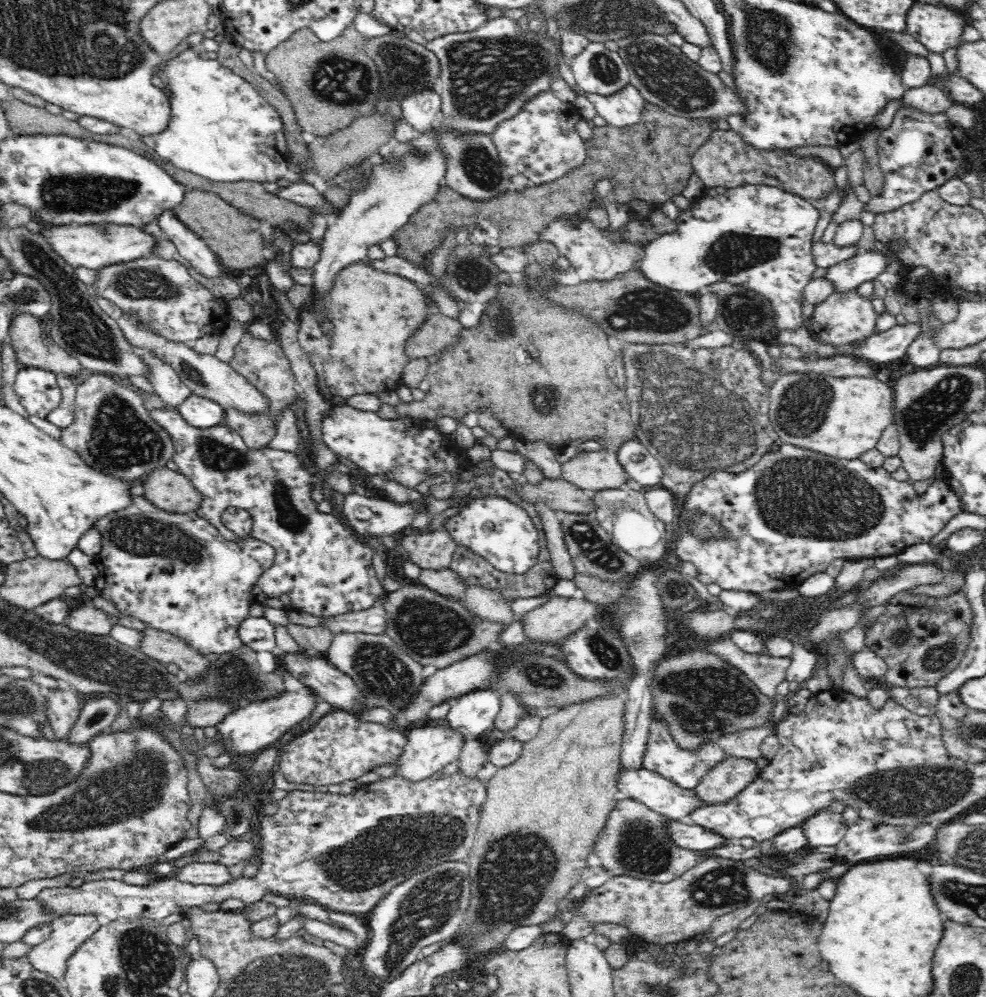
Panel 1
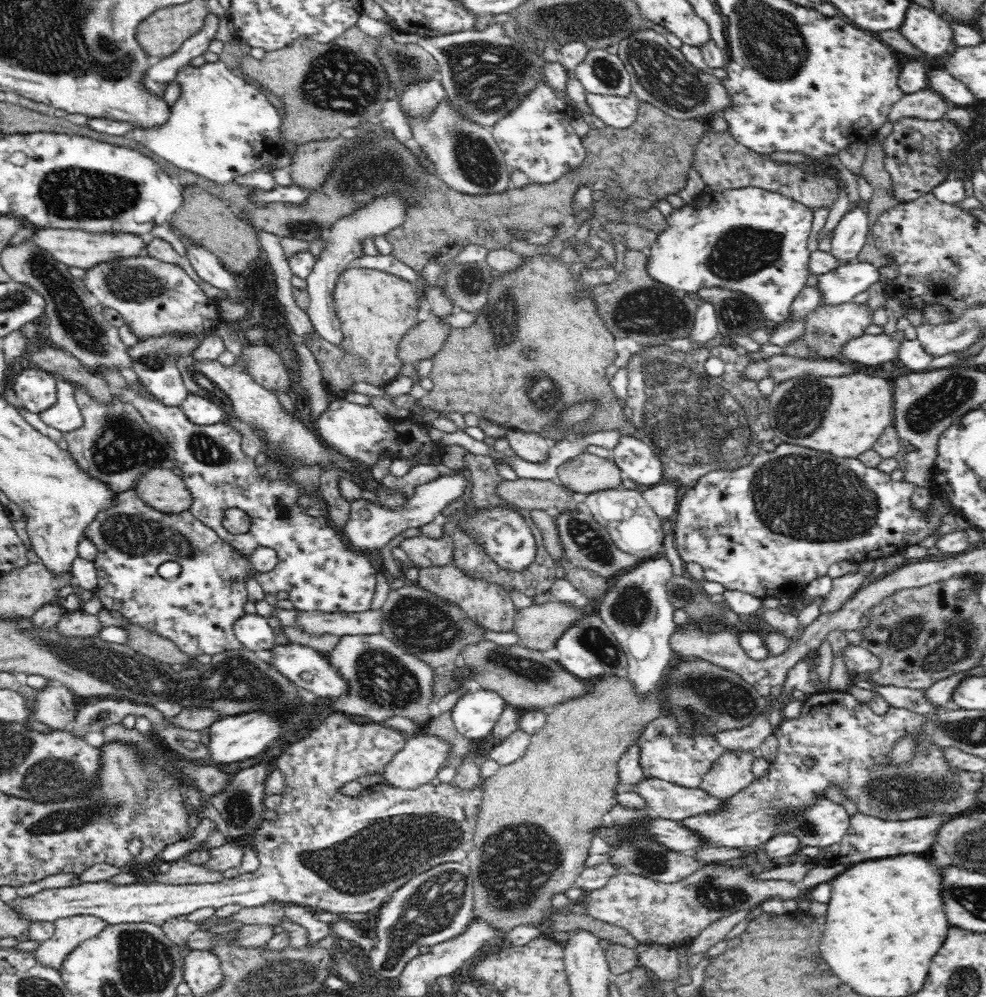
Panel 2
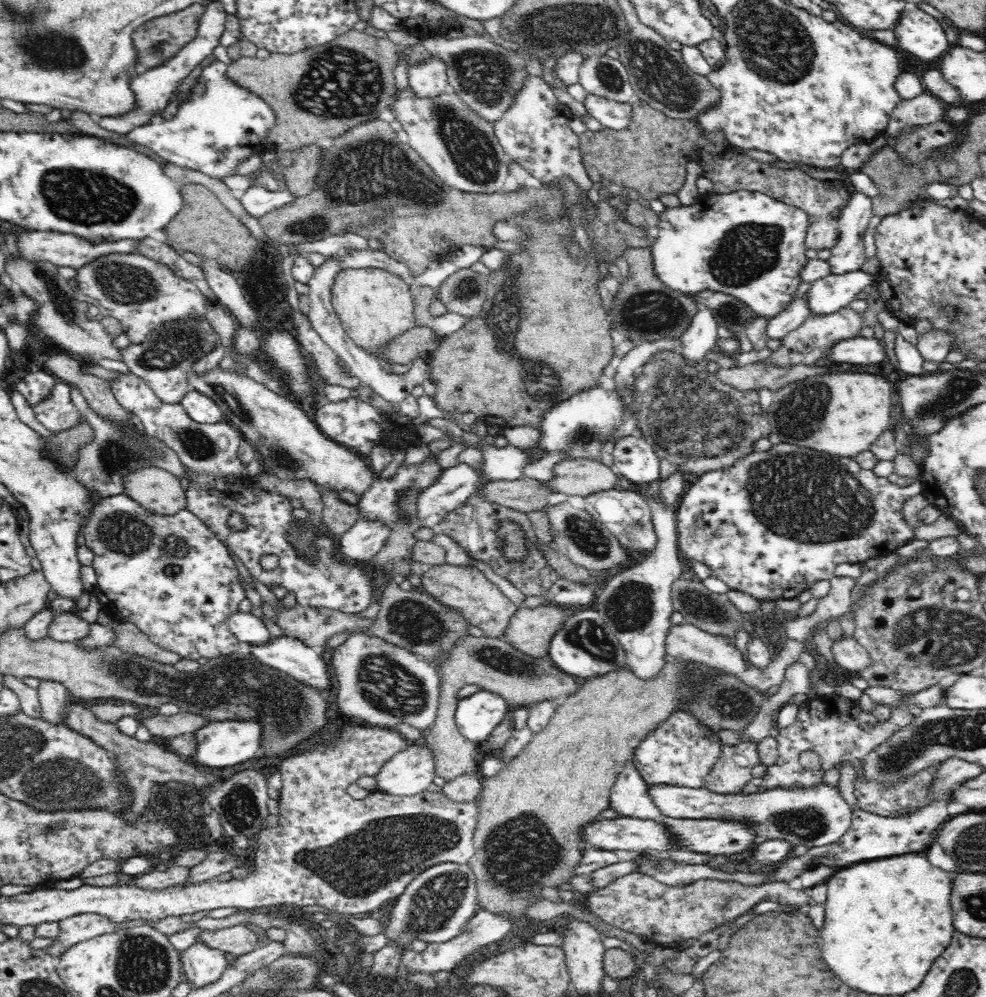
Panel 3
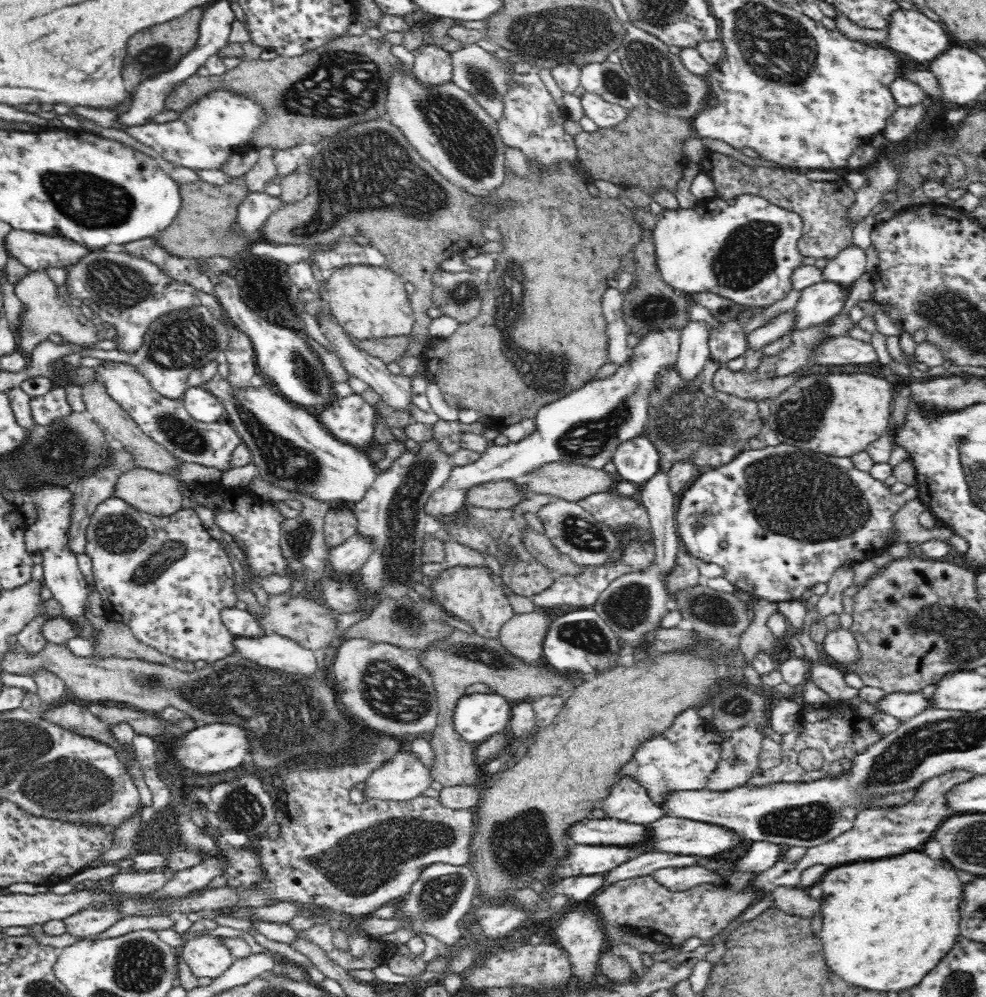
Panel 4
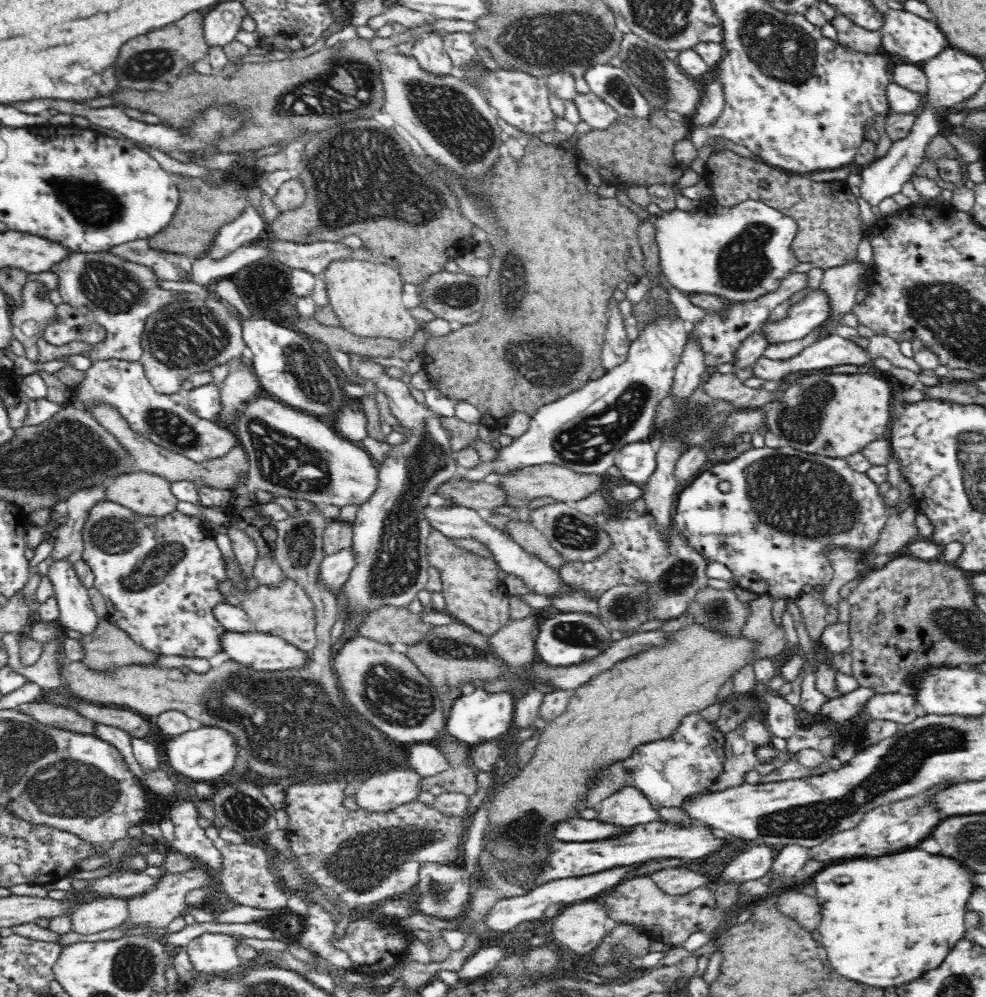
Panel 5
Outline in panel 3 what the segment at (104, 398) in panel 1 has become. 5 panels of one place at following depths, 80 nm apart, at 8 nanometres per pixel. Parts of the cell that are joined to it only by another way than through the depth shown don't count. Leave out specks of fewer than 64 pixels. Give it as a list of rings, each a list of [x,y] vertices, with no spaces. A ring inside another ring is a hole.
[[[73,386],[72,400],[85,418],[85,422],[88,423],[91,434],[93,434],[89,441],[77,448],[77,459],[73,466],[73,474],[76,479],[88,485],[94,491],[100,491],[103,499],[126,493],[126,476],[142,470],[142,468],[163,468],[174,473],[178,478],[187,478],[178,455],[164,441],[154,435],[148,435],[142,421],[132,411],[128,411],[129,423],[120,425],[116,419],[110,419],[110,417],[92,409],[86,397],[76,386]]]

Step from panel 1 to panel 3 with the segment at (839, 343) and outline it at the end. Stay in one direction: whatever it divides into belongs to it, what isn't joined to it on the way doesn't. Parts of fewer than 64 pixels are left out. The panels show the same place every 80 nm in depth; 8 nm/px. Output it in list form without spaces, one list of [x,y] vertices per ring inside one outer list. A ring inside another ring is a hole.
[[[850,306],[831,313],[816,313],[812,311],[802,326],[790,331],[782,340],[778,350],[772,352],[762,363],[776,363],[778,365],[791,365],[792,363],[812,364],[824,361],[830,350],[848,338],[856,338],[864,326],[864,316]]]

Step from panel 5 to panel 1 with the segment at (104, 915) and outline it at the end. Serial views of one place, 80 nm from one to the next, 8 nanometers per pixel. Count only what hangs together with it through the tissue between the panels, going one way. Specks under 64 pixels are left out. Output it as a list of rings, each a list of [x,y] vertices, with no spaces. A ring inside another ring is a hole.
[[[62,914],[54,918],[48,940],[34,946],[27,954],[34,970],[64,981],[70,956],[100,928],[103,919],[92,914]]]

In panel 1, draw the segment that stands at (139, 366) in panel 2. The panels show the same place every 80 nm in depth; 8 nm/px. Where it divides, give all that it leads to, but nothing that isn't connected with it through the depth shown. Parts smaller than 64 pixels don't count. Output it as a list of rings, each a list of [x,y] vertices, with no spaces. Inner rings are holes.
[[[147,351],[138,353],[146,363],[152,365],[148,380],[156,394],[170,407],[182,404],[192,394],[190,387],[184,385],[180,375],[160,359]]]

